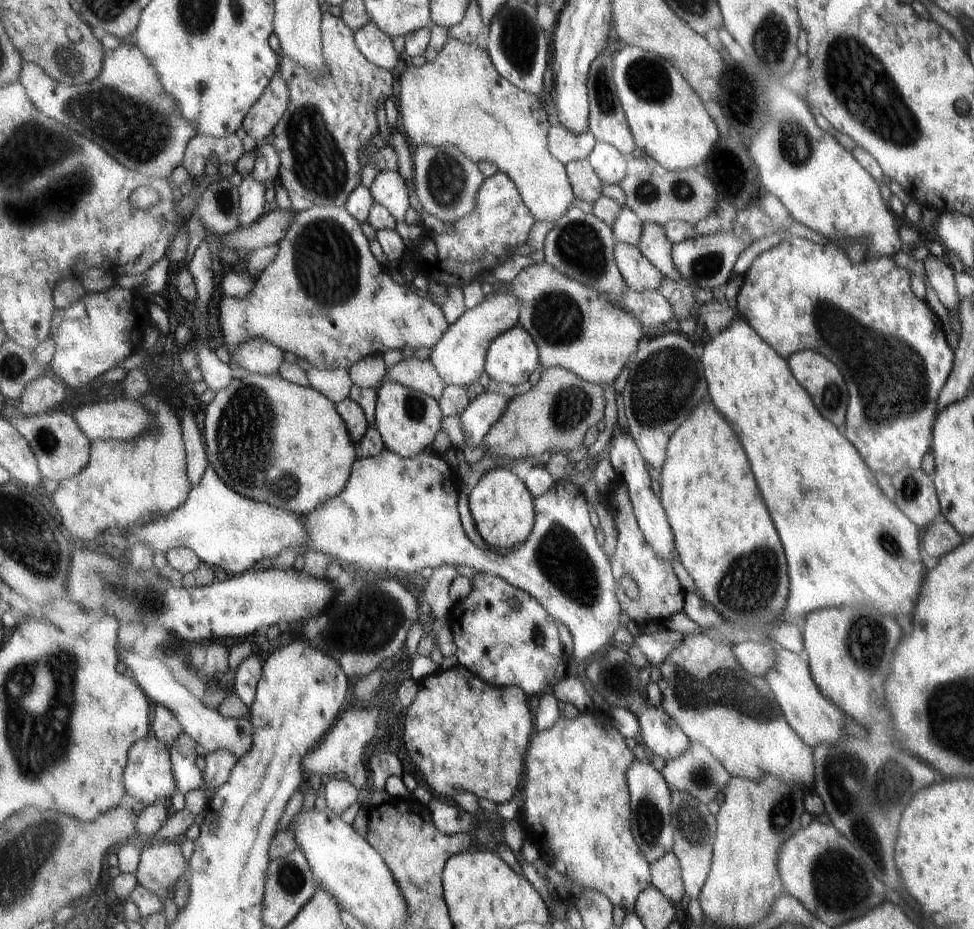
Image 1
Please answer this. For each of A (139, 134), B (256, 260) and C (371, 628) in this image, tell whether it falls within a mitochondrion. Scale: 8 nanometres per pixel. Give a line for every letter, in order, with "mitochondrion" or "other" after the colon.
A: mitochondrion
B: other
C: mitochondrion

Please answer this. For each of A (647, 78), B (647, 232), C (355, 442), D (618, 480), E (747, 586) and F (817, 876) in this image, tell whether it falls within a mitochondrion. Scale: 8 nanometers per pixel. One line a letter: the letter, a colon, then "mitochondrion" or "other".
A: mitochondrion
B: other
C: other
D: other
E: mitochondrion
F: mitochondrion

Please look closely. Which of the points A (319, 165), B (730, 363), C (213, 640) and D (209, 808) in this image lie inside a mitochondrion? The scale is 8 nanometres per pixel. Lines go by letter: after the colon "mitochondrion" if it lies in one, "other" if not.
A: mitochondrion
B: other
C: other
D: other

